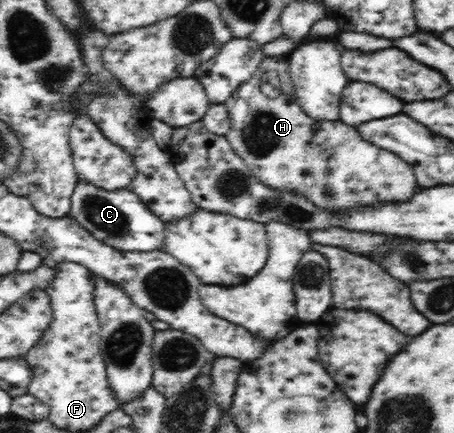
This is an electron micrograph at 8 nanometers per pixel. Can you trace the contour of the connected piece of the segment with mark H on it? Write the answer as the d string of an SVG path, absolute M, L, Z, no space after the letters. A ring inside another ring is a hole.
M288 55L266 56L254 75L224 103L231 121L230 132L225 137L252 174L266 186L304 195L330 212L410 201L417 185L413 168L390 151L363 140L354 126L308 116L294 92L288 65ZM264 81L268 93L262 93Z

